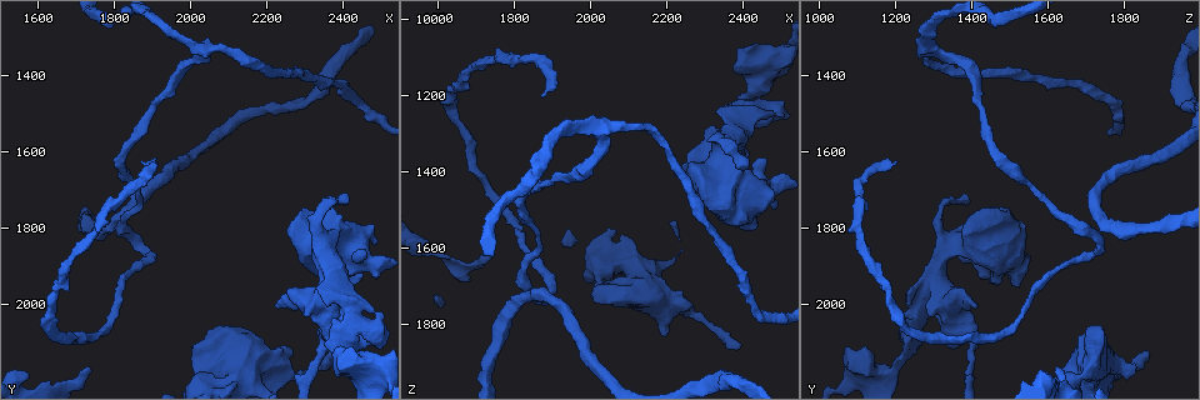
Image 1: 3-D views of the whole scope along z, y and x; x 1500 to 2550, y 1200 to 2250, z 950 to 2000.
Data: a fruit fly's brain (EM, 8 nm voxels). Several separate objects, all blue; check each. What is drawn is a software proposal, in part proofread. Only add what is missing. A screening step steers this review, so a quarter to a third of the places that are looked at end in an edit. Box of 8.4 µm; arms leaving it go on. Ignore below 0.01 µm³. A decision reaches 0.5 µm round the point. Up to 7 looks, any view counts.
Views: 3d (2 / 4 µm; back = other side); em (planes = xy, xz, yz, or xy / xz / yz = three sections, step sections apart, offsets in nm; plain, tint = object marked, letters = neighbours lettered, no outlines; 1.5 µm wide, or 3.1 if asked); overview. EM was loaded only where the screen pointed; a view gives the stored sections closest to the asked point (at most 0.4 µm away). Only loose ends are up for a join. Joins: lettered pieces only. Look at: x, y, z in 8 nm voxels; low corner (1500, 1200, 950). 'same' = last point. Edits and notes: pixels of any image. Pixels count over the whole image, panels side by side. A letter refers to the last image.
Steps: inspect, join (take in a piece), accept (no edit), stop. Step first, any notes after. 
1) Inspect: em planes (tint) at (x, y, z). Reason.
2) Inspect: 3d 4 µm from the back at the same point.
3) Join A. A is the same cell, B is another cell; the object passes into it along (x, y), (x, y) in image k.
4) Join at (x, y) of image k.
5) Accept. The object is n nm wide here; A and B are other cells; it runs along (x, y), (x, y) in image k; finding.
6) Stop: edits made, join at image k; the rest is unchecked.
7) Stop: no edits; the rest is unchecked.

Inspect: em planes (letters) at (1735, 2165, 1620). Branch stops here.

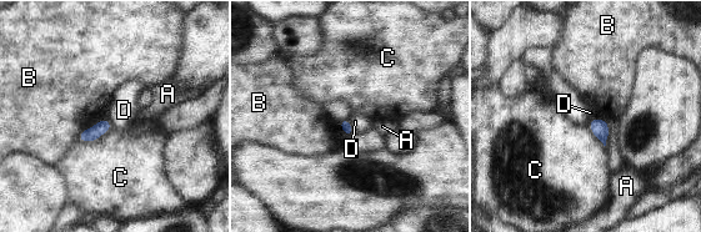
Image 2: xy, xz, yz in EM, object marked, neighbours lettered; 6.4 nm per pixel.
Accept. The longest contact is with C, 240 nm; A, B, C and D are other cells; none of them fits.

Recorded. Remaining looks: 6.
Inspect: em xy step 8 (tint) at (1880, 1625, 1205).

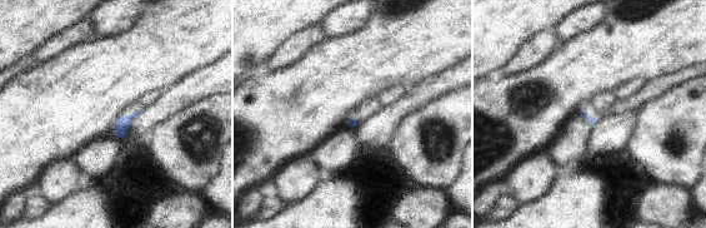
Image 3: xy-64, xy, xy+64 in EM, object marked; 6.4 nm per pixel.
Inspect: em planes (letters) at the same point.

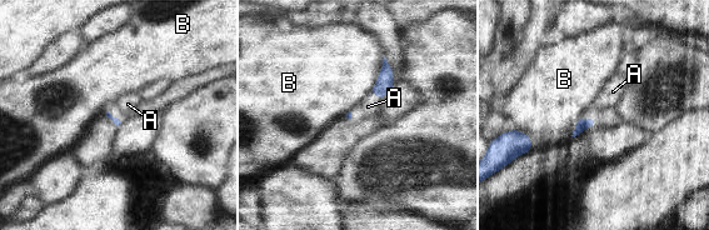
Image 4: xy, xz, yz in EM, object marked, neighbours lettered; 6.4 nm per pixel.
Join A. The longest contact is with B, 280 nm; A is the same cell, B is another cell; the object passes into it along (384, 84), (374, 93), (368, 106) in image 4; the neuron continues.

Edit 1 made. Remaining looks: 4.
Inspect: overview. Redraw.

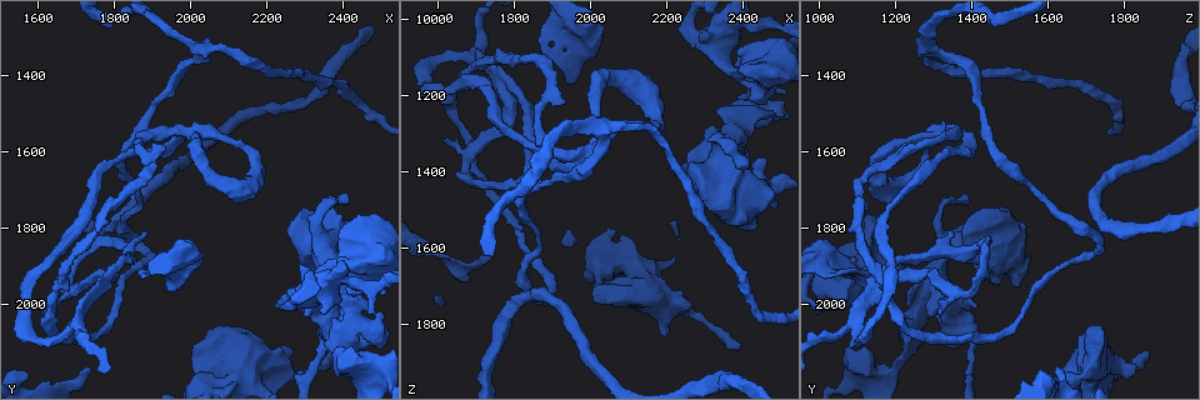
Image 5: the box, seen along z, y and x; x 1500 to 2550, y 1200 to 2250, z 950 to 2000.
Inspect: 3d 4 µm at (2415, 2120, 1075).

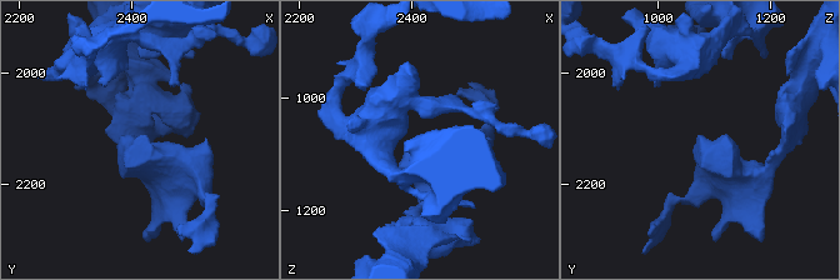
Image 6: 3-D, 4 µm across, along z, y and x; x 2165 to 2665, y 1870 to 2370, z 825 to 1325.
Inspect: em yz step 8 (letters) at (2410, 2120, 1075). Need the tissue.

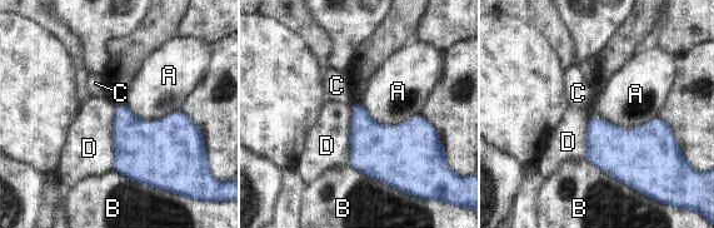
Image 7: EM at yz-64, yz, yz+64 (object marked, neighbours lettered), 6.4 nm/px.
Inspect: em xz step 4 (letters) at the same point.

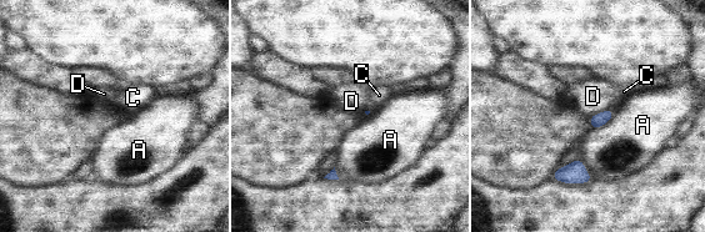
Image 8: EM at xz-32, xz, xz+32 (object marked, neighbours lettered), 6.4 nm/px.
Accept. A, C and D are other cells; a border runs along (609, 109), (596, 112), (590, 117) in image 8; no lettered piece goes on from it.

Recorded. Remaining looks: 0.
Stop: edits made, join at image 4; the rest is unchecked.

